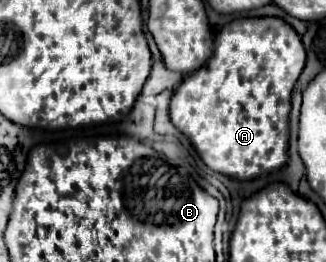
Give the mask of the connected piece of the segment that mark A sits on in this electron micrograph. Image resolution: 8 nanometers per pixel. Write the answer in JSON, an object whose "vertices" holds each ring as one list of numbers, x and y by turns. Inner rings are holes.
{"vertices":[[279,17,235,19,215,37,213,57,191,73,171,97,171,121,189,137,203,163,235,179,255,179,287,163,291,91,305,67,305,49,301,37]]}

